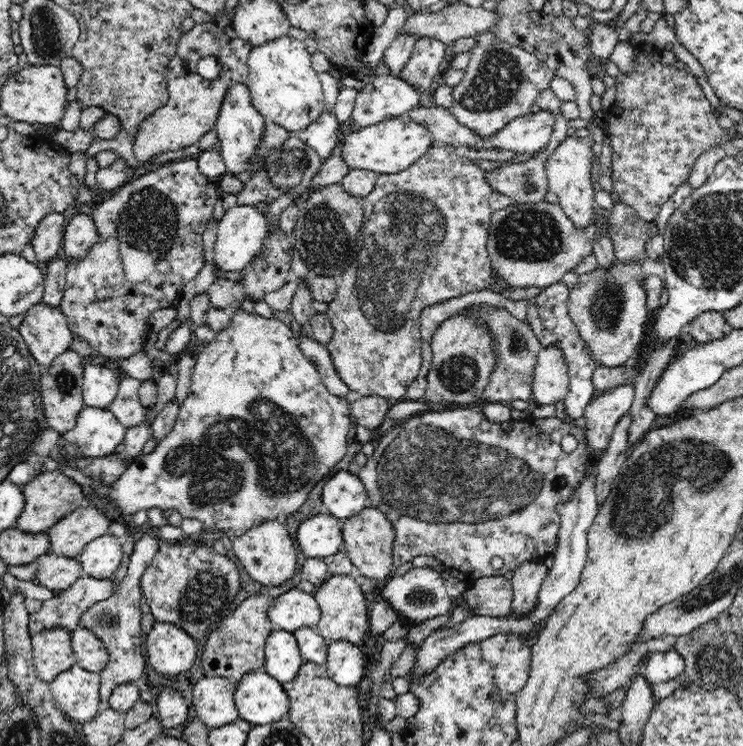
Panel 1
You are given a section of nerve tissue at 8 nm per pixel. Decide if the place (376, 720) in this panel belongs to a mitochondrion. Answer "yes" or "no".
no

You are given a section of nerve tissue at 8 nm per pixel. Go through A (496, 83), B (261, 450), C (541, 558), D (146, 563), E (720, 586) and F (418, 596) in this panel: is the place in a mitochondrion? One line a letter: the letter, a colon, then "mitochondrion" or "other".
A: mitochondrion
B: mitochondrion
C: other
D: other
E: mitochondrion
F: mitochondrion

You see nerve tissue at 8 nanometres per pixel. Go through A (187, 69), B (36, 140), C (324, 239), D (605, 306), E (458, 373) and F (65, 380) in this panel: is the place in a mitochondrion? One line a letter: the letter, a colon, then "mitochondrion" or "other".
A: other
B: other
C: mitochondrion
D: mitochondrion
E: mitochondrion
F: mitochondrion

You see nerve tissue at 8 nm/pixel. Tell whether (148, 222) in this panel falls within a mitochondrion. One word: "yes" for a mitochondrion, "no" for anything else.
yes

